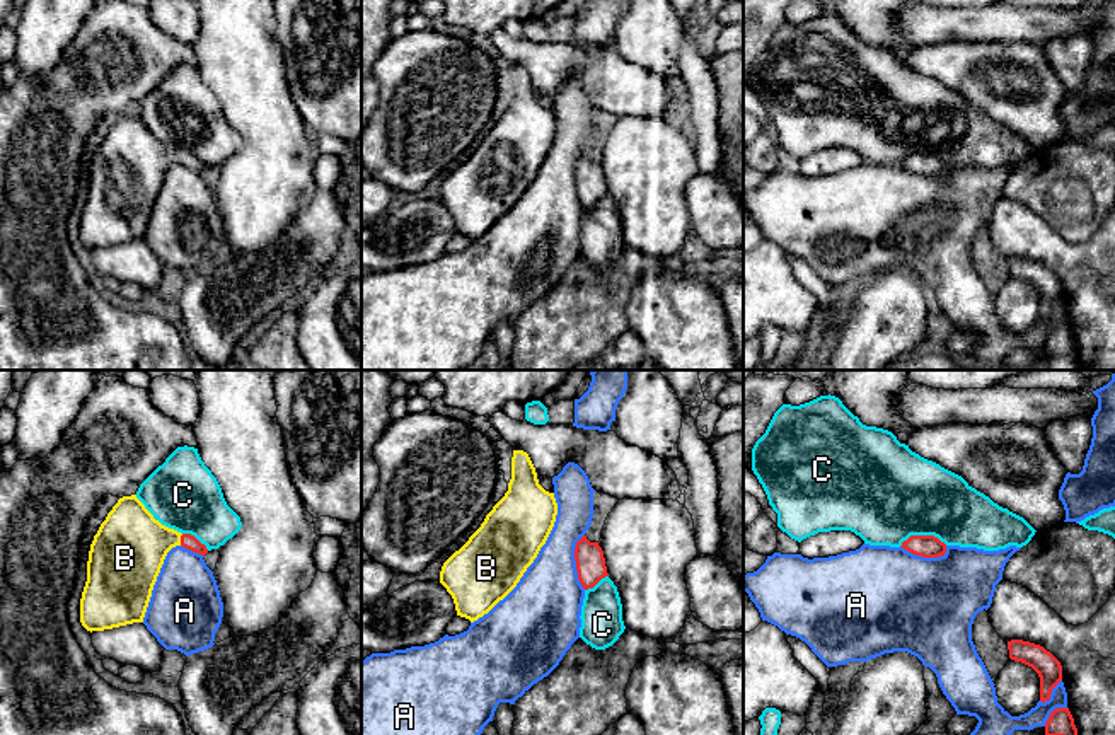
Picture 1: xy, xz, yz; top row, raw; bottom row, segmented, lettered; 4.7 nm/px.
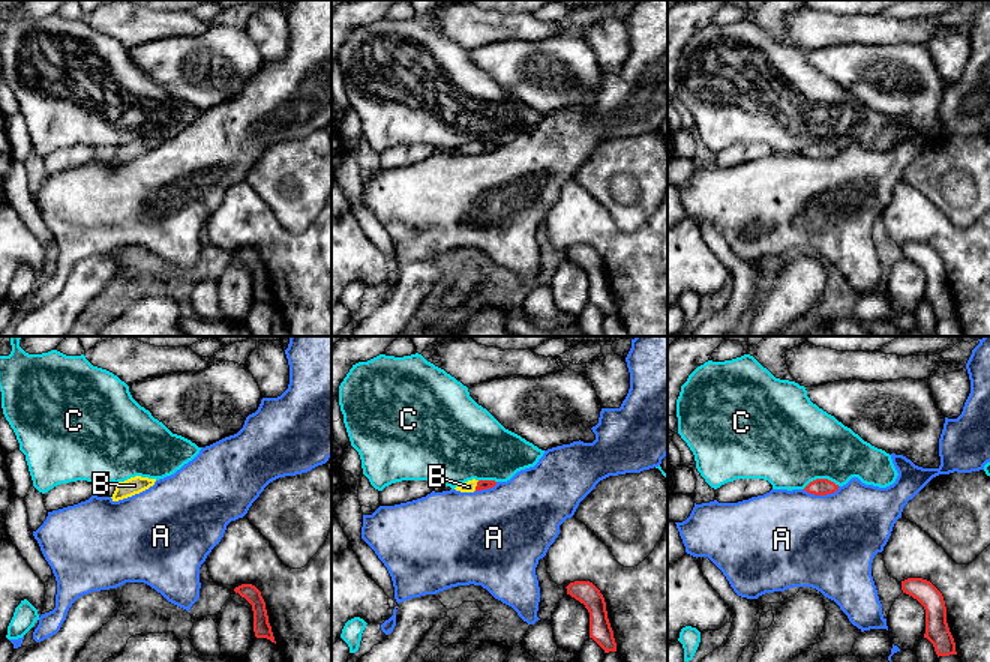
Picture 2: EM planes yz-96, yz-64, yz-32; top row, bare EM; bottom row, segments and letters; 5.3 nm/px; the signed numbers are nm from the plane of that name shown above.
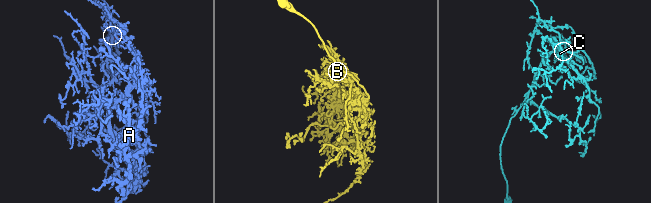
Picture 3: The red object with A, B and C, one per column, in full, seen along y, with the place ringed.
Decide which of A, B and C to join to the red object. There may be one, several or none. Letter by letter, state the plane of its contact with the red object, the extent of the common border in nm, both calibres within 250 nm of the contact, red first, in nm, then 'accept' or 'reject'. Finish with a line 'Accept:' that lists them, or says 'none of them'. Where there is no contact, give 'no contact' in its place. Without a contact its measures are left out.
A: xz | 260 nm | 140/340 nm | reject
B: xy | 60 nm | 70/340 nm | accept
C: yz | 240 nm | 110/440 nm | reject
Accept: B

